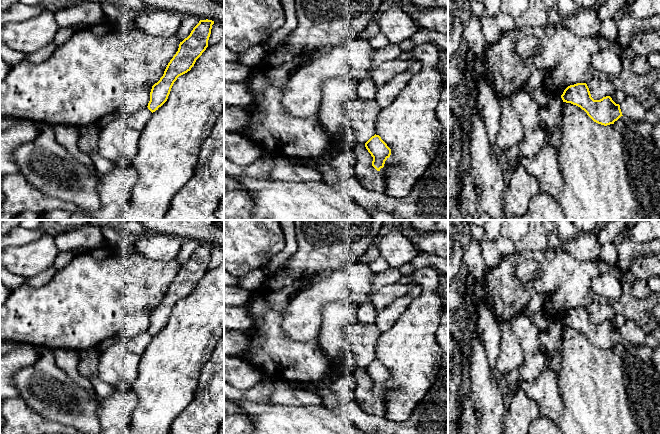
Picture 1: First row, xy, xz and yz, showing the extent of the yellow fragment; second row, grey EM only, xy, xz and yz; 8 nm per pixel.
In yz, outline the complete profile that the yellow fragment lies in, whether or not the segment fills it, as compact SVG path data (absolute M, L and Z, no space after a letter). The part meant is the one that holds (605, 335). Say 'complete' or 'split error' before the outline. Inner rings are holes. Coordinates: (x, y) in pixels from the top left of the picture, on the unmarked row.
complete | M586 307L568 310L561 322L563 326L580 331L594 346L604 350L614 348L623 340L620 329L616 328L610 320L594 324Z

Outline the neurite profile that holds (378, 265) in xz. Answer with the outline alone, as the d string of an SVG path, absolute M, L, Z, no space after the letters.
M380 256L369 263L369 266L375 274L384 272L390 267L388 263Z

